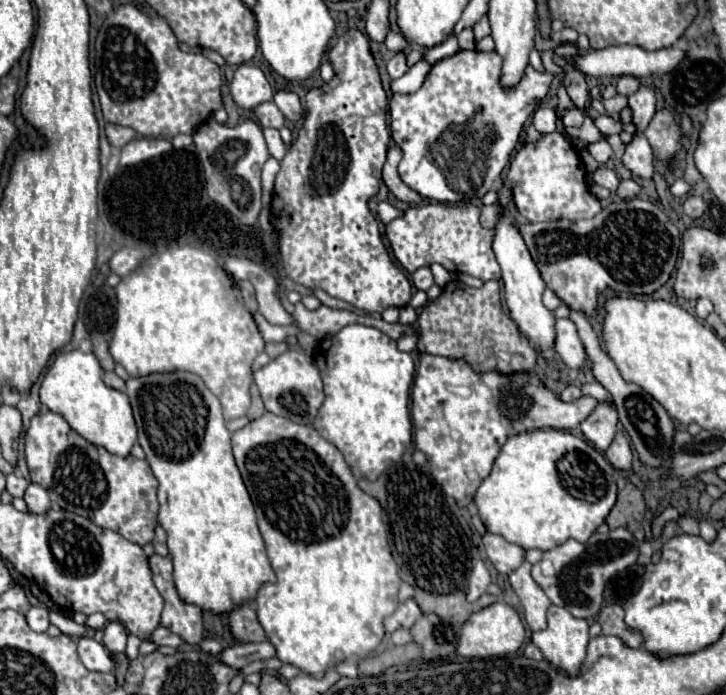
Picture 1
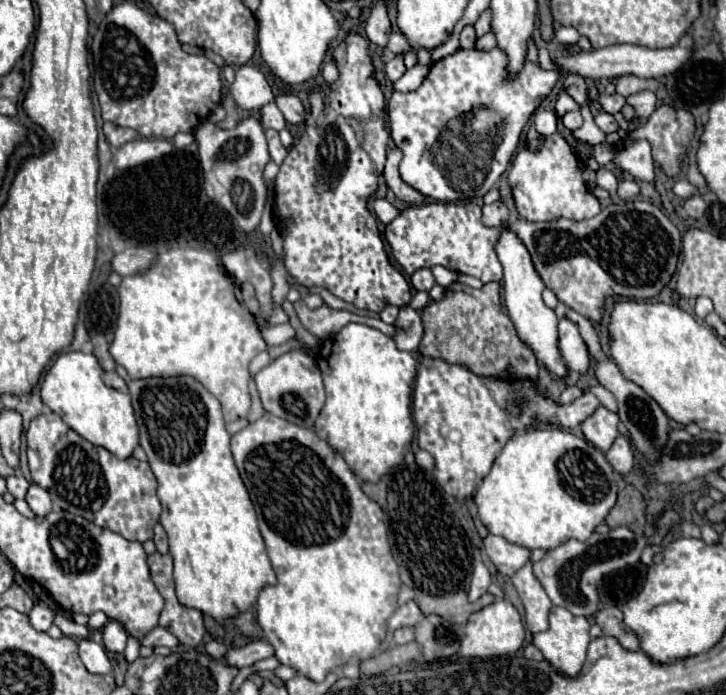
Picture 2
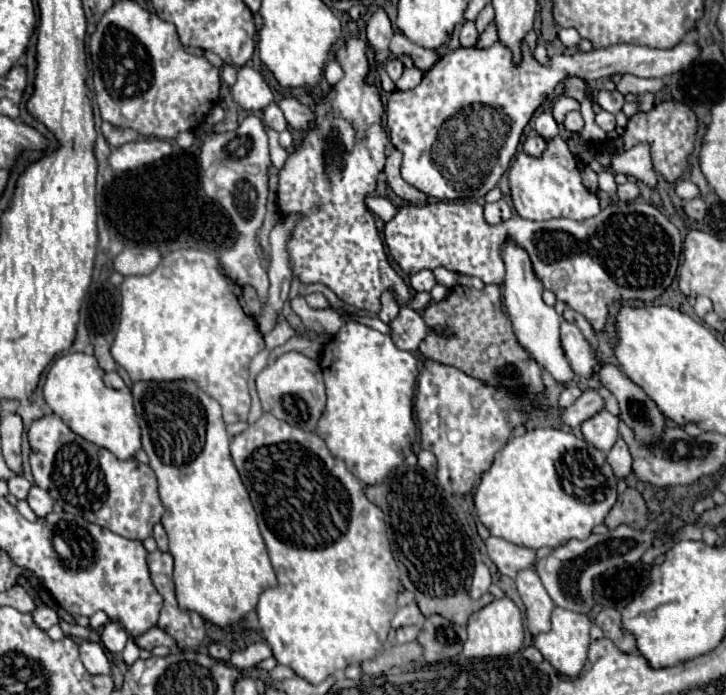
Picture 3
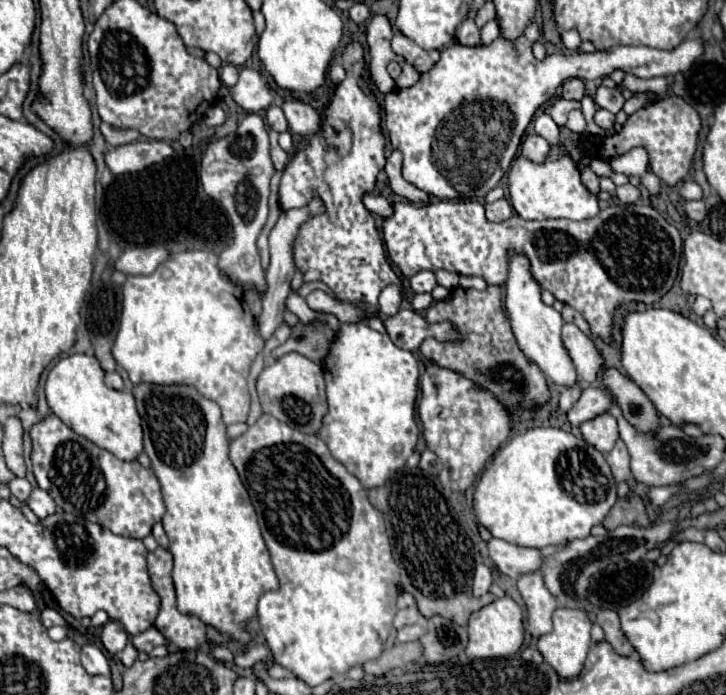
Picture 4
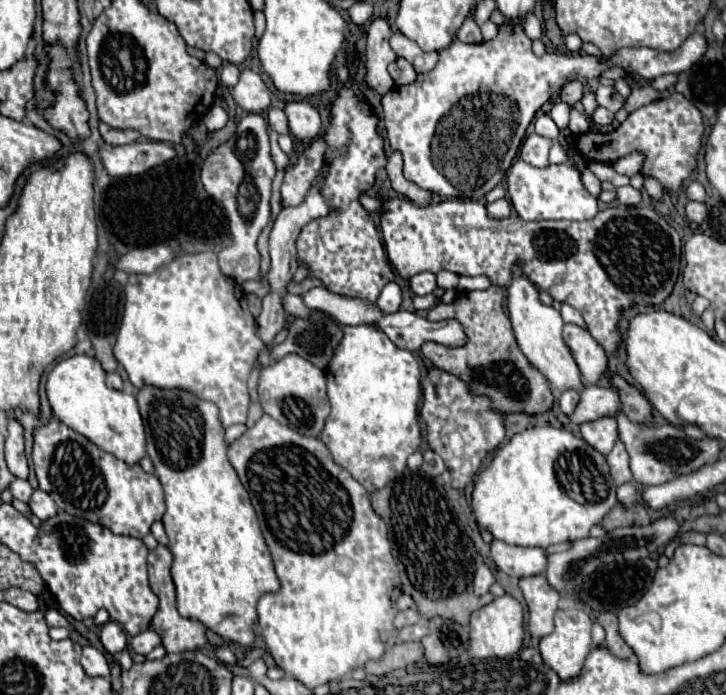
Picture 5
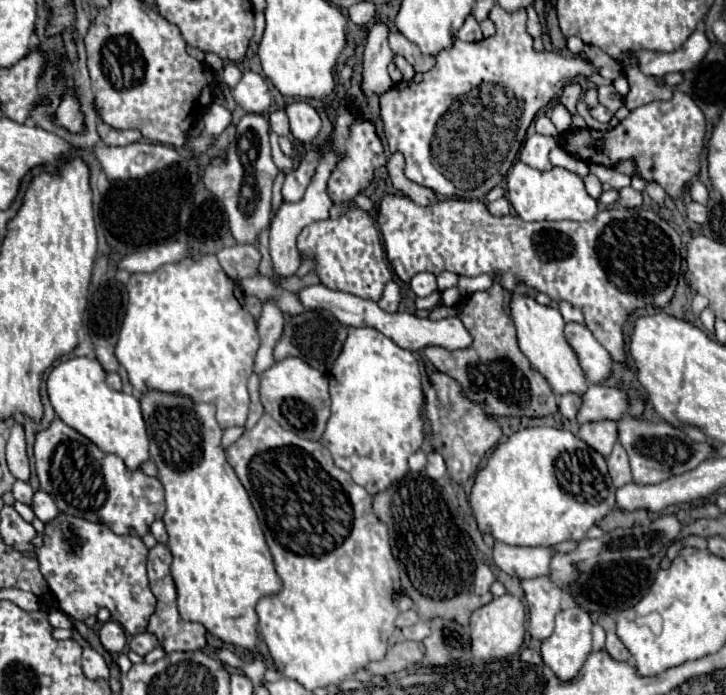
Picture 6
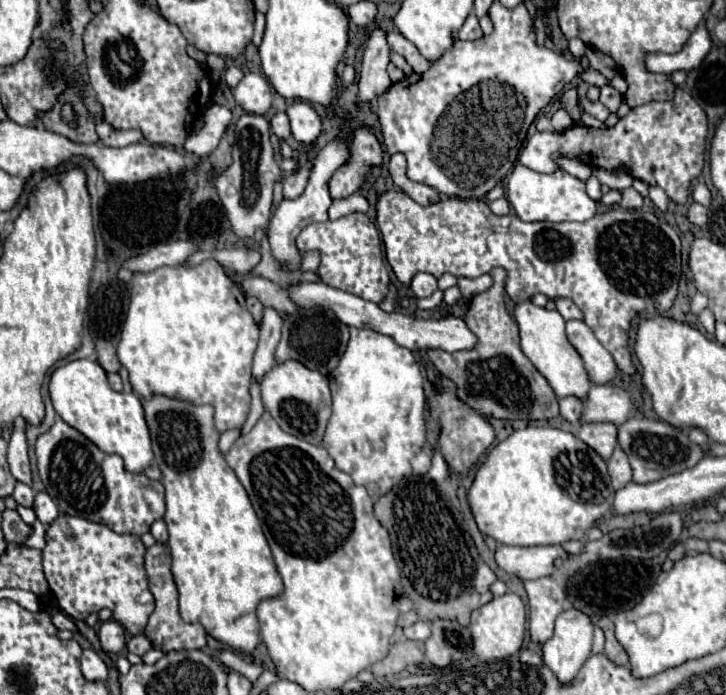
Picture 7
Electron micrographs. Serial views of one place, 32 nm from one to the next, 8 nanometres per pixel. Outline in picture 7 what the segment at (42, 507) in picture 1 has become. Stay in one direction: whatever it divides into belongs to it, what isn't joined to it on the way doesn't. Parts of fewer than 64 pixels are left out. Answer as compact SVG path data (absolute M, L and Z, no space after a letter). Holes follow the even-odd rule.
M38 492L36 494L36 498L34 498L34 512L36 512L36 516L38 516L38 520L44 524L44 526L48 526L52 520L56 520L58 518L58 508L56 508L56 504L54 504L54 500L46 494L46 492Z

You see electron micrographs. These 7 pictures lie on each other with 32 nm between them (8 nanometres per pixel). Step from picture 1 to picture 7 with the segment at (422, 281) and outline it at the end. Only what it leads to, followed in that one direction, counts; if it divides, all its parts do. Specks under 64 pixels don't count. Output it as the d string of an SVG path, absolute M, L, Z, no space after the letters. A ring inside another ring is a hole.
M420 272L412 278L412 284L410 284L412 292L416 294L416 298L424 298L424 296L430 296L438 286L436 286L436 278L432 274L426 274L426 272Z

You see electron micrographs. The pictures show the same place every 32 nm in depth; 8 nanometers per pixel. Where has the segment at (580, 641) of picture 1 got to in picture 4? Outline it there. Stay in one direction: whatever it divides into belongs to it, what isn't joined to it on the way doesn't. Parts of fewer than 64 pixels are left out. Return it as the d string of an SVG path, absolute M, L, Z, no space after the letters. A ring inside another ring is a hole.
M556 608L554 610L554 630L538 638L538 650L542 652L544 660L562 676L562 678L574 678L580 674L586 654L590 650L590 628L592 622L586 612L582 610L568 610L568 608Z

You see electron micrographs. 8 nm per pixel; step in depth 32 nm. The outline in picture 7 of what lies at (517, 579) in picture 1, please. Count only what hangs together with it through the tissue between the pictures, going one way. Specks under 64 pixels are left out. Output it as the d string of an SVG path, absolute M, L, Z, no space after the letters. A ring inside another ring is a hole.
M554 578L526 580L524 590L530 604L530 636L534 642L544 644L554 632L554 620L562 612L564 588Z

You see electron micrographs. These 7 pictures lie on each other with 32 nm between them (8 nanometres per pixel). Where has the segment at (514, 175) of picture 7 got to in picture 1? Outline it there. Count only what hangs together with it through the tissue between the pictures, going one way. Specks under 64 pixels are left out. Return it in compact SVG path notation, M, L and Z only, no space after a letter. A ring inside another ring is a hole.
M558 132L542 134L536 142L526 142L510 162L508 180L512 182L516 208L528 222L562 218L574 222L580 218L592 218L602 210L598 198L590 192L586 170L576 150Z

